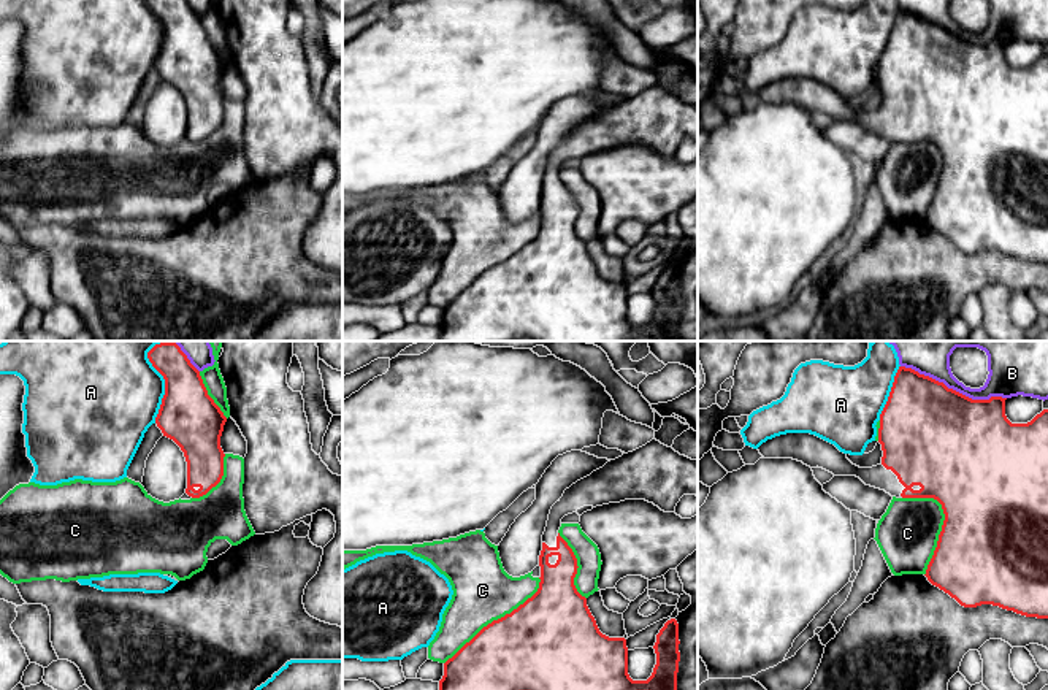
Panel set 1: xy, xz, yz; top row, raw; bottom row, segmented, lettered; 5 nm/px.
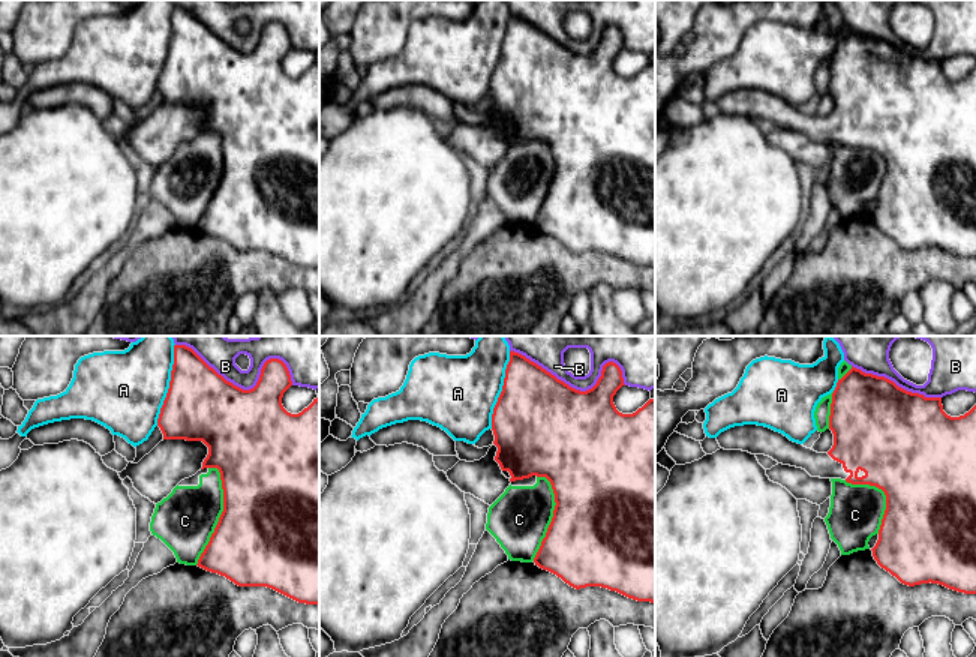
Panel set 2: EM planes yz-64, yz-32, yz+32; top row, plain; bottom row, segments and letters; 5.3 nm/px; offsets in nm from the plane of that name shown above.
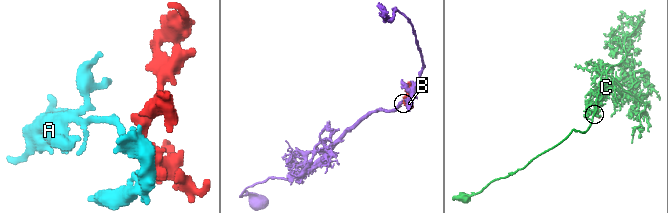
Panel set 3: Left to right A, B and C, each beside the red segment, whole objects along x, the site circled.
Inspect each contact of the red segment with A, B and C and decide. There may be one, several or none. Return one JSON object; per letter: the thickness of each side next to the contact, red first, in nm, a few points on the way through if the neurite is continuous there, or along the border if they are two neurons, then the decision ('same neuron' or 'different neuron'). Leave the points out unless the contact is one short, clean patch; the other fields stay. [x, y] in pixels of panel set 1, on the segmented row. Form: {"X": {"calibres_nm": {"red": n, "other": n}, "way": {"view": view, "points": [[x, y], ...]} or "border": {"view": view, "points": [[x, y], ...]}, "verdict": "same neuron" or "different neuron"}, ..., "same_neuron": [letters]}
{"A": {"calibres_nm": {"red": 300, "other": 460}, "verdict": "different neuron"}, "B": {"calibres_nm": {"red": 500, "other": 260}, "verdict": "different neuron"}, "C": {"calibres_nm": {"red": 500, "other": 320}, "verdict": "different neuron"}, "same_neuron": []}

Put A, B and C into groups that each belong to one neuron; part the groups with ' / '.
A / B / C

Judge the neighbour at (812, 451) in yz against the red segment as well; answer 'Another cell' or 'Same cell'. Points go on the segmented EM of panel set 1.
Same cell

